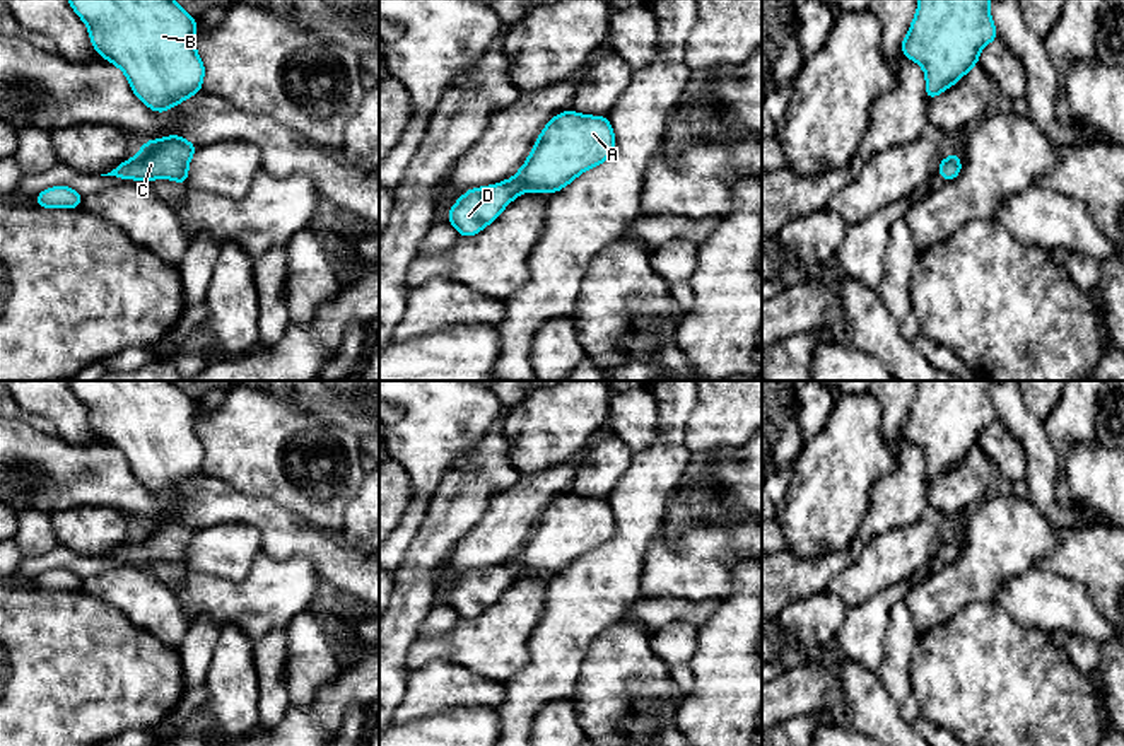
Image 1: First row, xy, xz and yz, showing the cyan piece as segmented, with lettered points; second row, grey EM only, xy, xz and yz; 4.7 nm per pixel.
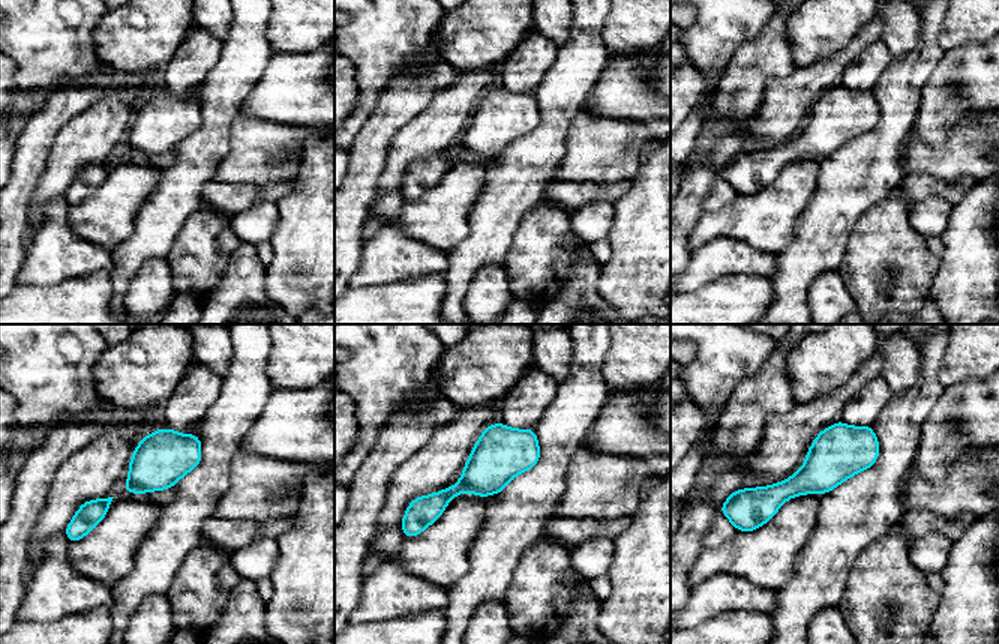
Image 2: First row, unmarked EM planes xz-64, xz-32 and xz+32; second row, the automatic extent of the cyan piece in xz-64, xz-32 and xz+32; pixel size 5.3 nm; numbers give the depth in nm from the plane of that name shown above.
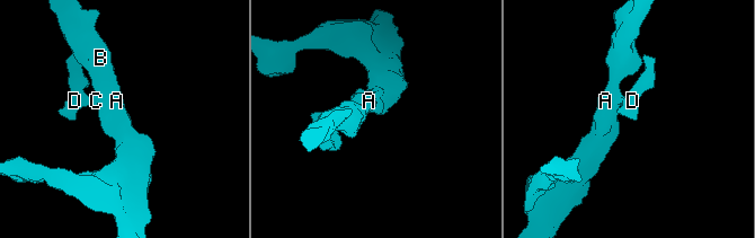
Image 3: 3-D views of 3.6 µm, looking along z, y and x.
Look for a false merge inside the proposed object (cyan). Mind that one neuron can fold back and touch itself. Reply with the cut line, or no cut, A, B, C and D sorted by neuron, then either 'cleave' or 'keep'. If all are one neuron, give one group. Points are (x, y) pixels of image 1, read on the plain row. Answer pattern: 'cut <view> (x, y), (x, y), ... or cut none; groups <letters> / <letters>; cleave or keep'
cut none; groups A B C D; keep

